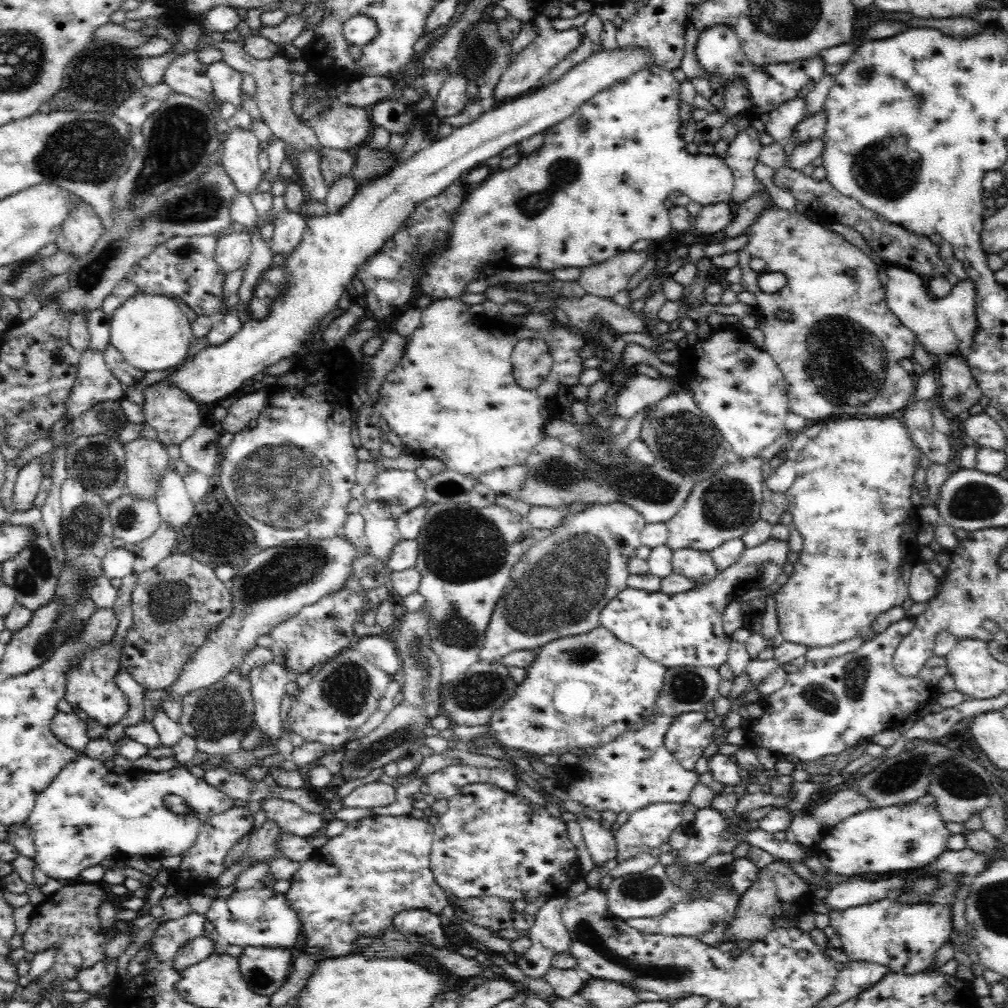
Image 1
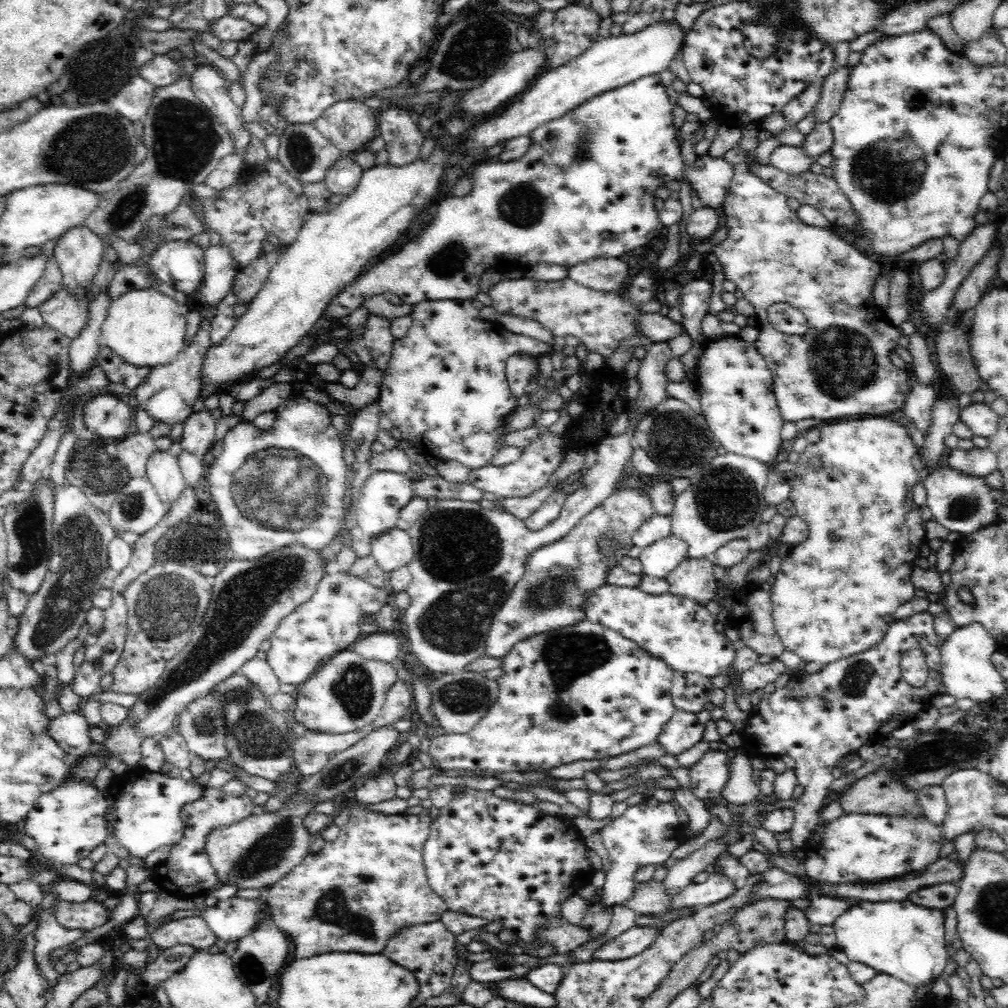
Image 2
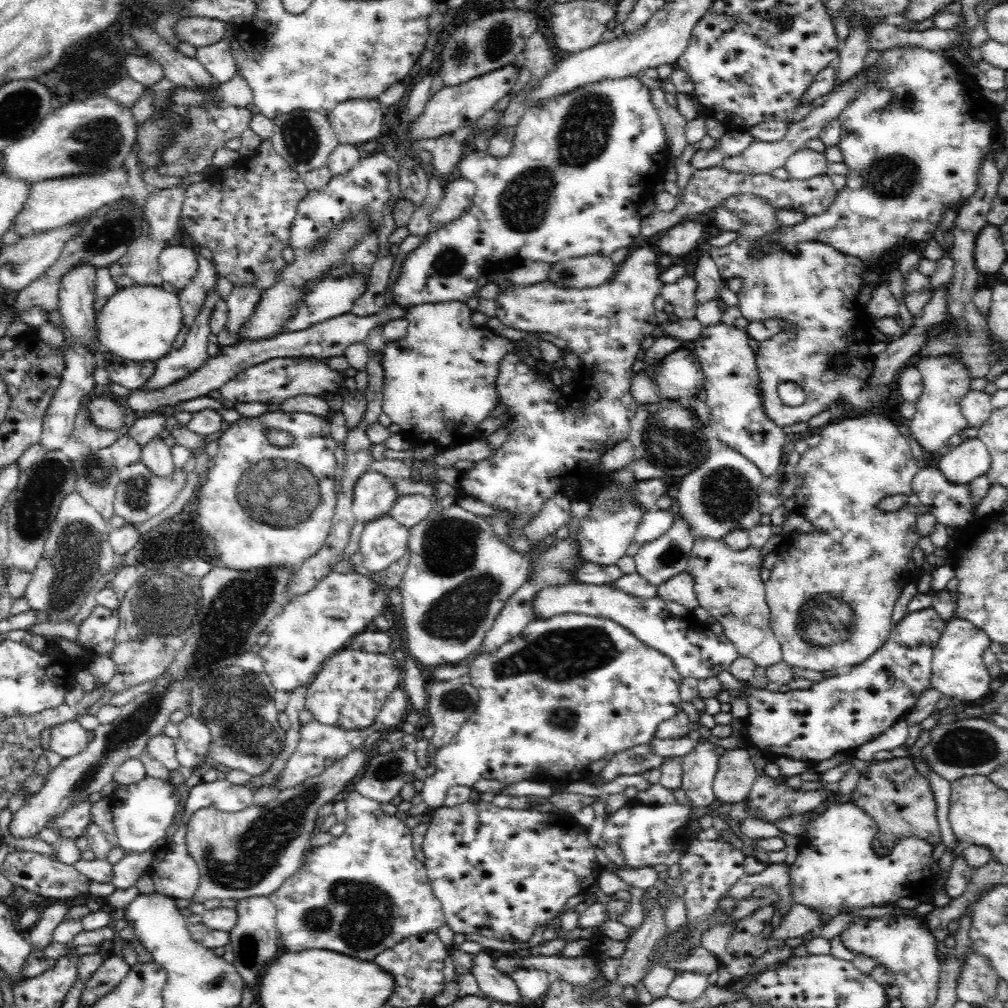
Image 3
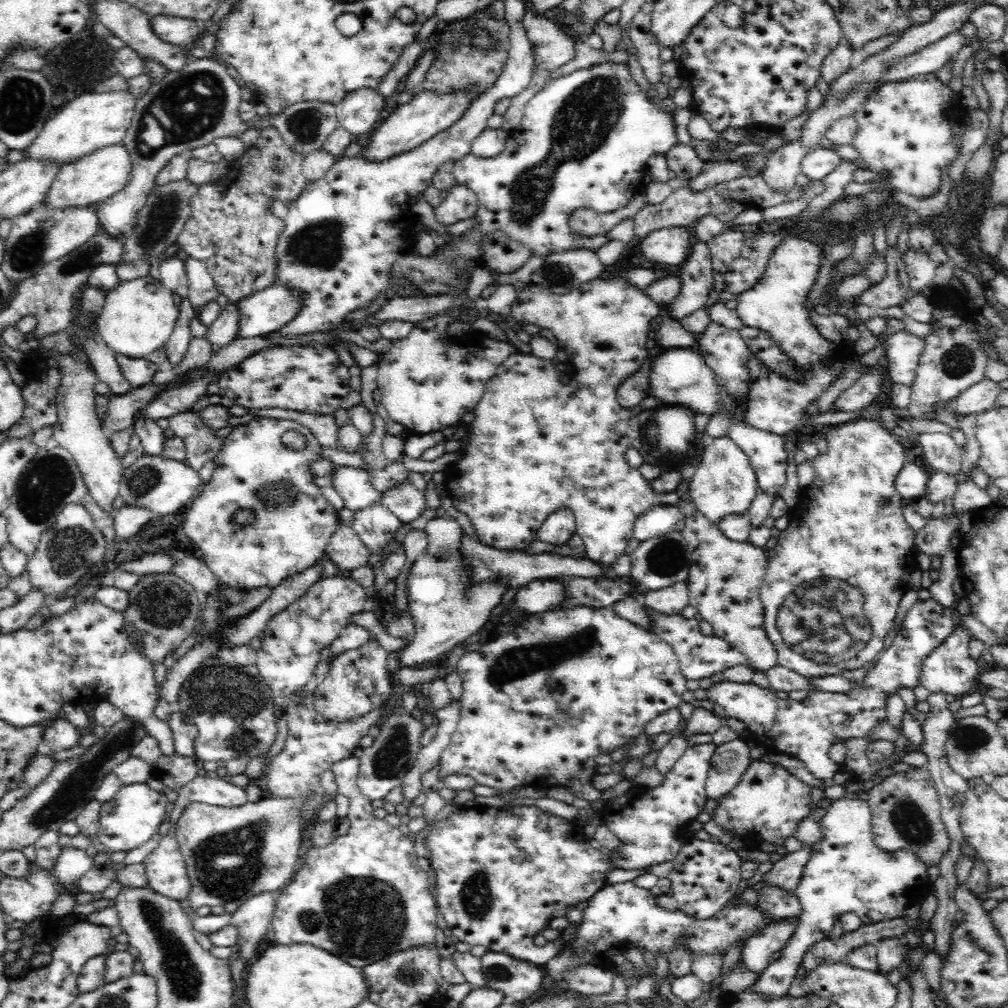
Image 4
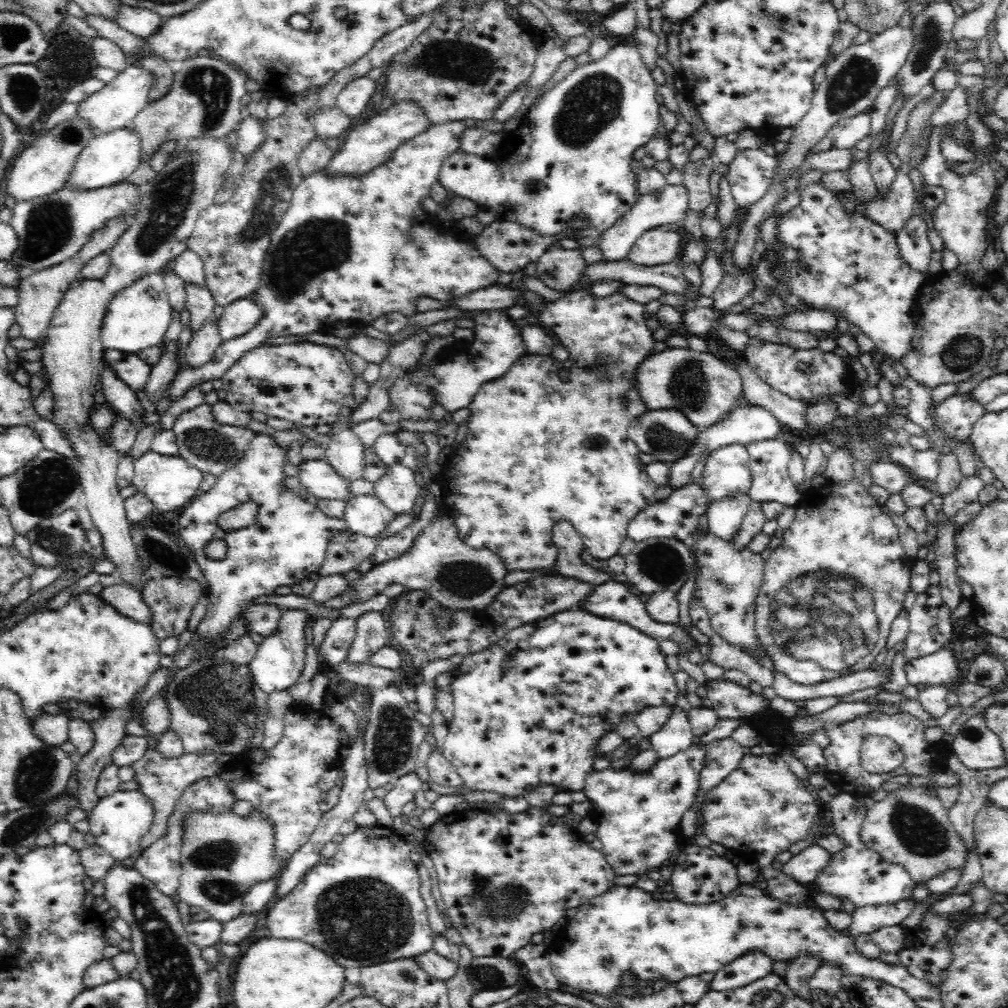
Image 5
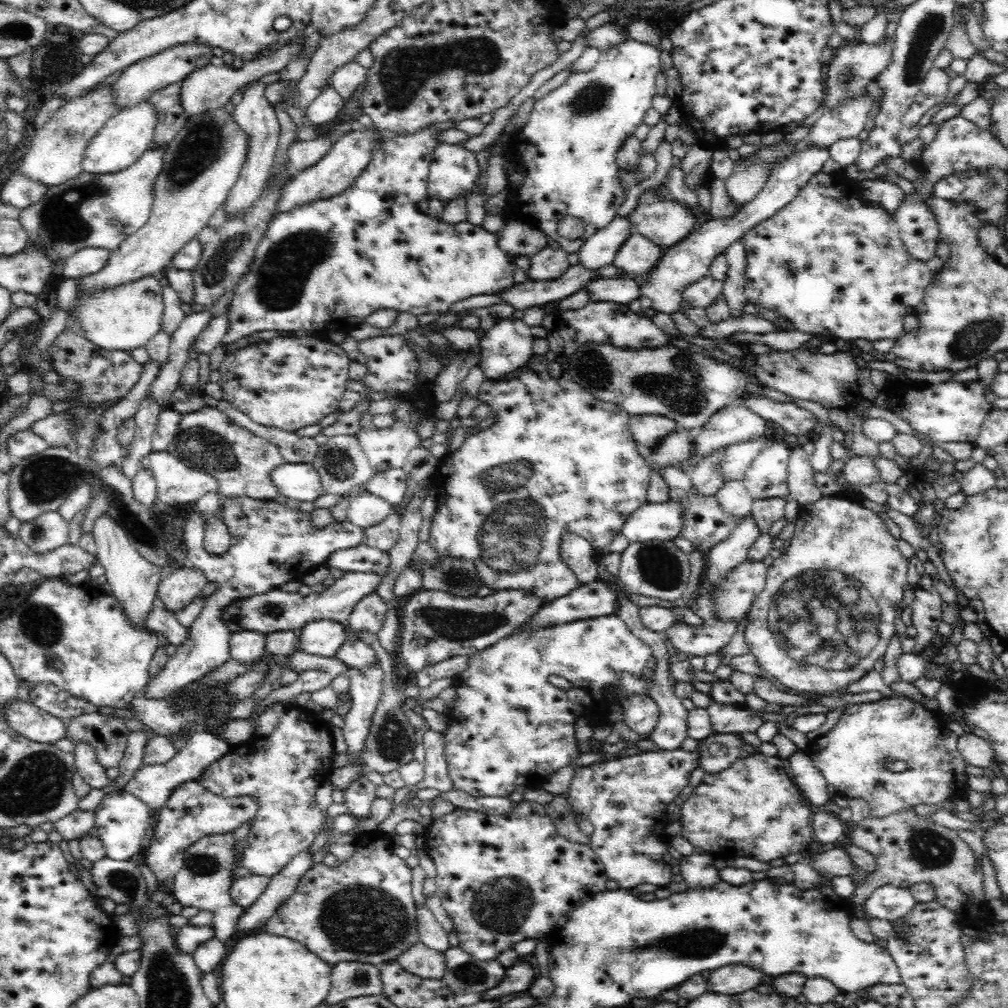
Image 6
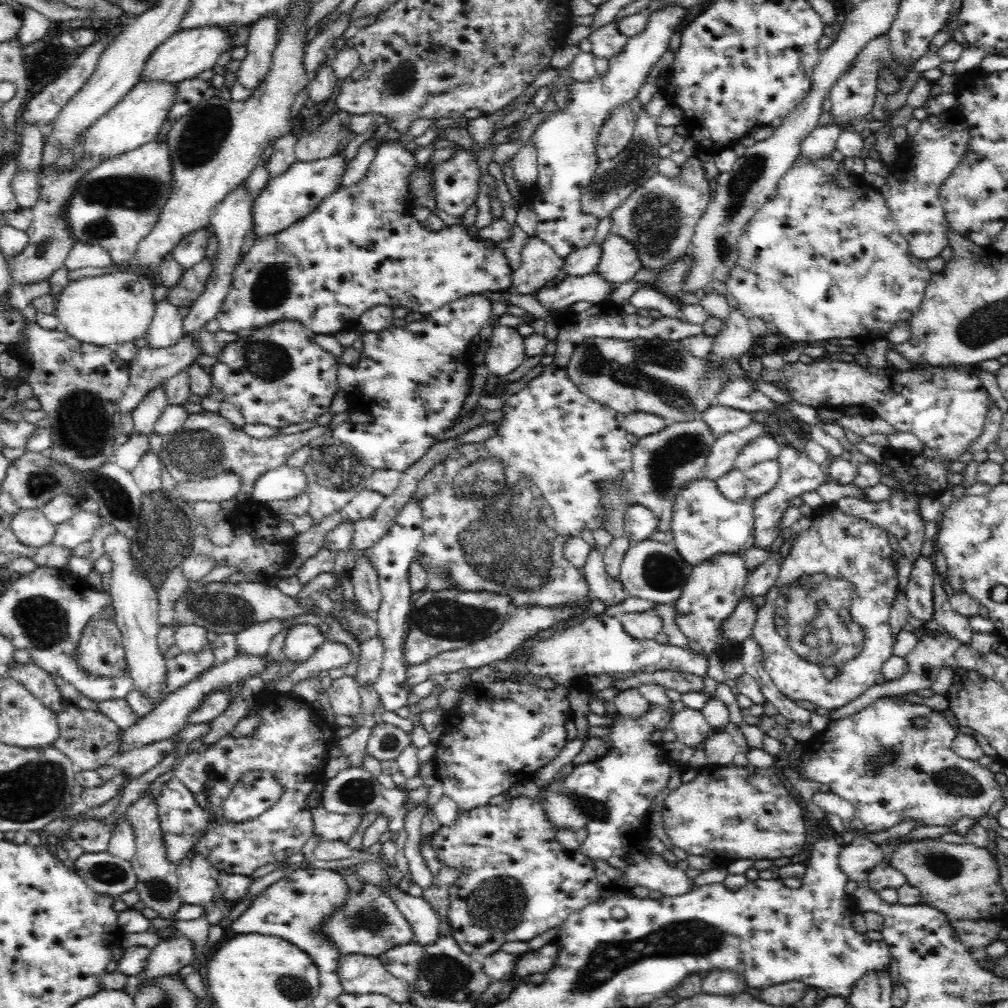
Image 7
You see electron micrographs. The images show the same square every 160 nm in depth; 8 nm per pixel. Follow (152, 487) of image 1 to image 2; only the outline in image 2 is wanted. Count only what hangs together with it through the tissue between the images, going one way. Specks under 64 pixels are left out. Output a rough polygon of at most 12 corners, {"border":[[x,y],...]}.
{"border":[[150,433],[115,441],[117,457],[131,478],[146,472],[156,449]]}

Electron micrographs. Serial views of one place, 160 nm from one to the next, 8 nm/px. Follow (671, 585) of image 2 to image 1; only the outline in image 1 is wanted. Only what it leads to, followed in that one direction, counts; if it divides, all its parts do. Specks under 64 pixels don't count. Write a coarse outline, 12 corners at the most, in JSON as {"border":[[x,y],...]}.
{"border":[[673,551],[672,572],[694,589],[719,573],[709,552]]}

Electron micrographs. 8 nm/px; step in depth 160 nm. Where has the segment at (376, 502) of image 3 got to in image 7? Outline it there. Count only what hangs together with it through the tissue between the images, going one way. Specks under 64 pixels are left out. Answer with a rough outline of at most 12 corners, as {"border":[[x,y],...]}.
{"border":[[288,464],[263,472],[251,500],[265,506],[295,498],[304,471]]}

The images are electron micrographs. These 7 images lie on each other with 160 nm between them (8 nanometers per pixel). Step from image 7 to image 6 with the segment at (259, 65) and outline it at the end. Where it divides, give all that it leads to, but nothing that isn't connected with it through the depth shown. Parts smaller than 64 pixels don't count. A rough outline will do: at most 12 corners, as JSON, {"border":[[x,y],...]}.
{"border":[[266,84],[242,86],[234,120],[249,138],[231,188],[228,220],[246,216],[262,194],[280,125]]}

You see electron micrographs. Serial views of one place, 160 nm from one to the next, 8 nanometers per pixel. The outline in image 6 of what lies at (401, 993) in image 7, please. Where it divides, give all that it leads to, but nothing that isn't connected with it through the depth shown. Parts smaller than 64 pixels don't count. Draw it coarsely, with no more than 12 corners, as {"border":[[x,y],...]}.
{"border":[[331,966],[329,1006],[383,995],[379,966]]}

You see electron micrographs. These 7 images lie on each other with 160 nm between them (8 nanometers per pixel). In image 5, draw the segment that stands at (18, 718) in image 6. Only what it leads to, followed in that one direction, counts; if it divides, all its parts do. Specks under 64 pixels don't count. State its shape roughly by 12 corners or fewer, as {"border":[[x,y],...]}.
{"border":[[44,713],[30,719],[33,734],[46,746],[68,741],[70,720]]}

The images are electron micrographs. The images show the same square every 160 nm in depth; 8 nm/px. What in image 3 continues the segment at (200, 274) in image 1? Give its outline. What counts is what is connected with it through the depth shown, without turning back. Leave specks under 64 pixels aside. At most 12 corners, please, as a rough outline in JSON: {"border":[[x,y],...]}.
{"border":[[184,243],[159,255],[160,277],[183,290],[196,277],[197,251]]}

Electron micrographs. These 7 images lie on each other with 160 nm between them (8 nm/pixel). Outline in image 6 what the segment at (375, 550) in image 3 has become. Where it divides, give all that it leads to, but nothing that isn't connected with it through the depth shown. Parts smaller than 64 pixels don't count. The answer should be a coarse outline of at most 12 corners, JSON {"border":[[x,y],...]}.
{"border":[[363,491],[350,498],[347,519],[361,529],[390,514],[391,504]]}

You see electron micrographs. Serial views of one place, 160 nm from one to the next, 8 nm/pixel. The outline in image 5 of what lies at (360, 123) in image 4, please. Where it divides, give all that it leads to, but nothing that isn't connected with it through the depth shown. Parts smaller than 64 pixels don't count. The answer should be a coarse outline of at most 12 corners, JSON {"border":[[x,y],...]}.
{"border":[[358,76],[344,84],[335,104],[353,119],[366,108],[374,79]]}

